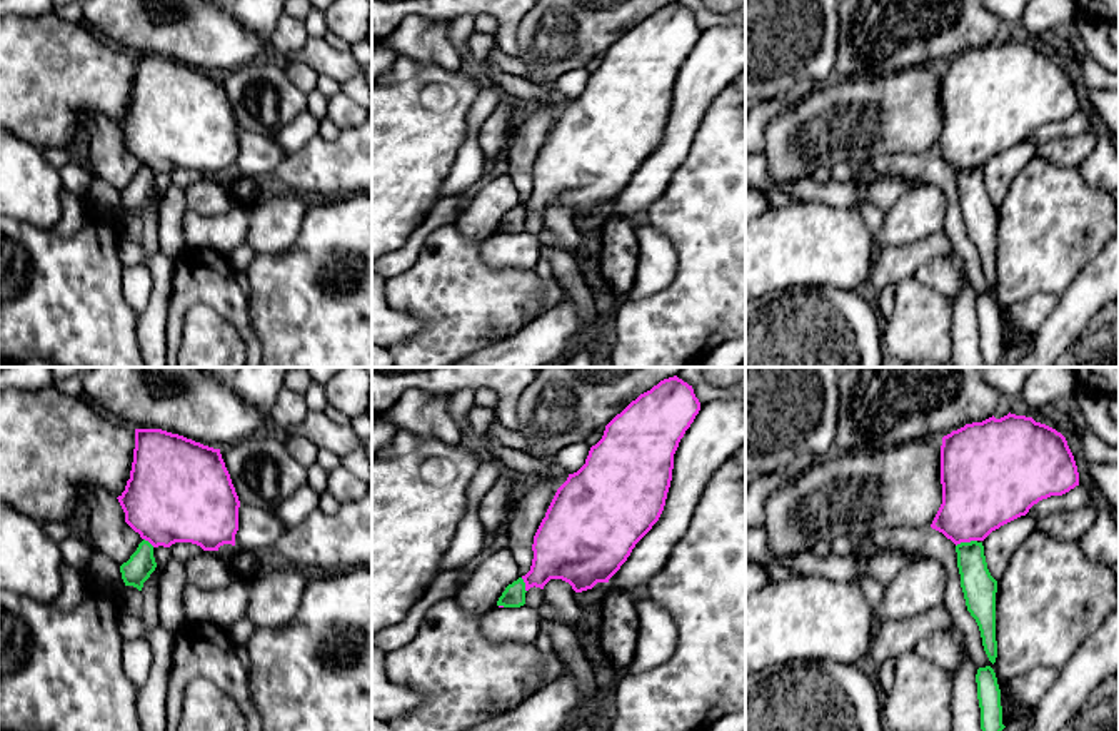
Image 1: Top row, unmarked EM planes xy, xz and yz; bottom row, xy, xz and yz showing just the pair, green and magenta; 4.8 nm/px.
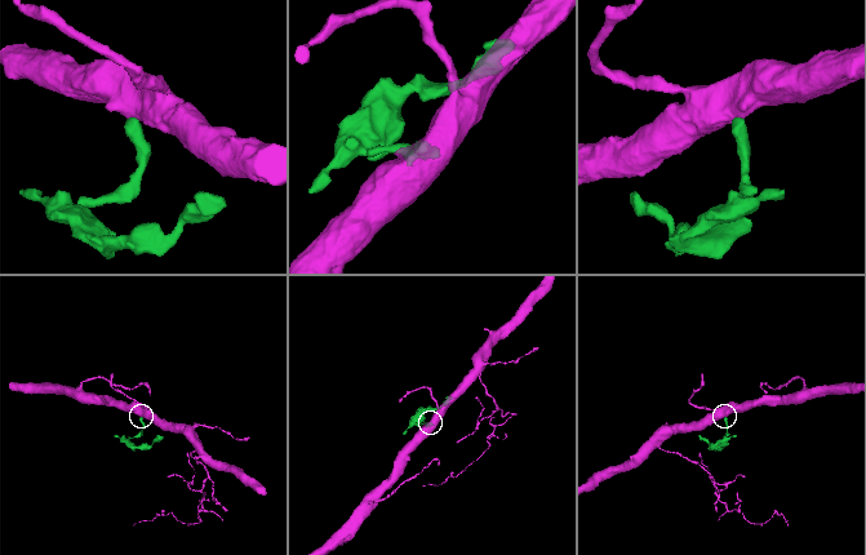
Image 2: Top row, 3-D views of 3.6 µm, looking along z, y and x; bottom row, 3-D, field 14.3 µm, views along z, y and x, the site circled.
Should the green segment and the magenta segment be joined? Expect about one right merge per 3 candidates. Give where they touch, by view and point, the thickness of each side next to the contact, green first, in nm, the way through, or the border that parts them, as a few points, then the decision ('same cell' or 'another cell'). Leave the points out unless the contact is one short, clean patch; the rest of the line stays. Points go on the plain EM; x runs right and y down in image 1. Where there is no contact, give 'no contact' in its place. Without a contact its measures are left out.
yz (966, 169) | 170/360 nm | along yz (976, 166), (956, 172) | another cell

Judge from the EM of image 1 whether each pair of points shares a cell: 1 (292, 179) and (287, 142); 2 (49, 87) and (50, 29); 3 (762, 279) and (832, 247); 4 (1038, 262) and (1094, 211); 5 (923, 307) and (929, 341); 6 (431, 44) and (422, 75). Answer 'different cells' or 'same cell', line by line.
1: different cells
2: same cell
3: same cell
4: same cell
5: same cell
6: different cells

